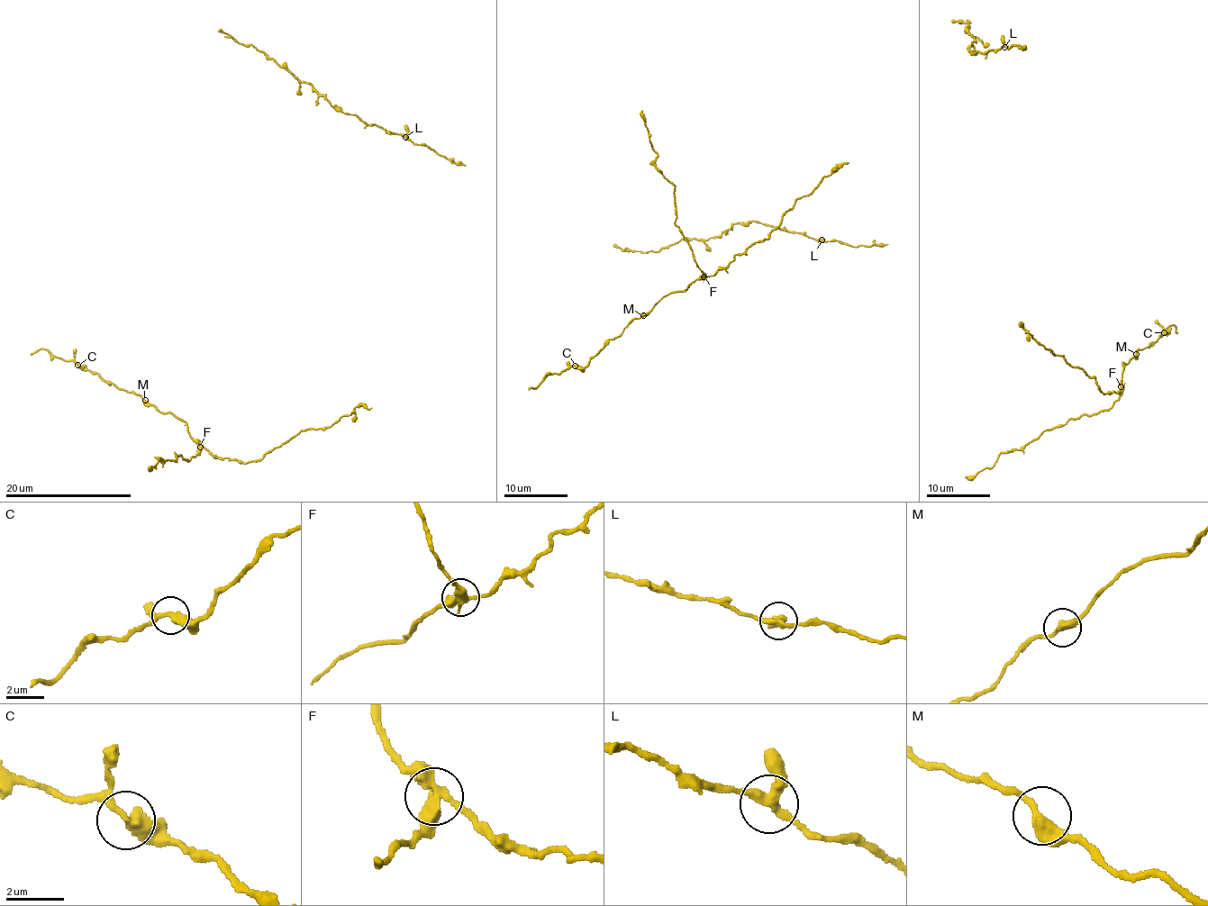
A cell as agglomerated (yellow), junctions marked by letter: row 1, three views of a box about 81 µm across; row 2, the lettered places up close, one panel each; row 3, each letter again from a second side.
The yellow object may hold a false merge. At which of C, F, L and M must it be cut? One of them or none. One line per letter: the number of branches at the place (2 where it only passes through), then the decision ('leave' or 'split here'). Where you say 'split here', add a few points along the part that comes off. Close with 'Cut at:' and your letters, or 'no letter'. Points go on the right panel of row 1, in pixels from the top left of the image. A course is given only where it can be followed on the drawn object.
C: 2 branches meet; leave
F: 3 branches meet; split here; foreign part runs (1121, 387), (1121, 397), (1107, 411), (1071, 419), (1016, 449), (1005, 451), (991, 468), (965, 476)
L: 3 branches meet; leave
M: 2 branches meet; leave
Cut at: F

